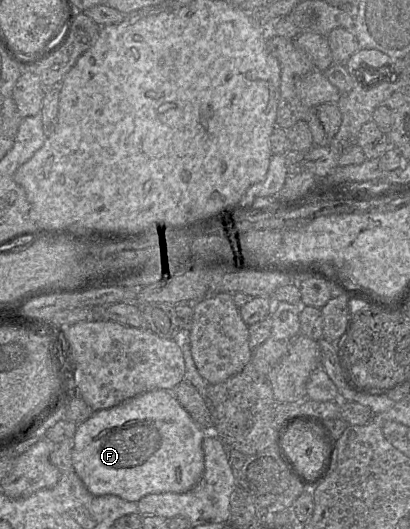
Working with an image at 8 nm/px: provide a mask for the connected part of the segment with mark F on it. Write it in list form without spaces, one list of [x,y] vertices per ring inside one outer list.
[[[155,389],[125,400],[112,408],[95,411],[86,421],[78,424],[76,433],[73,437],[73,469],[82,480],[87,490],[95,496],[116,495],[126,501],[137,503],[142,497],[149,494],[159,494],[165,492],[183,493],[192,489],[200,481],[203,475],[204,453],[202,450],[202,441],[204,437],[205,431],[201,427],[197,426],[189,413],[174,397],[171,390]]]

